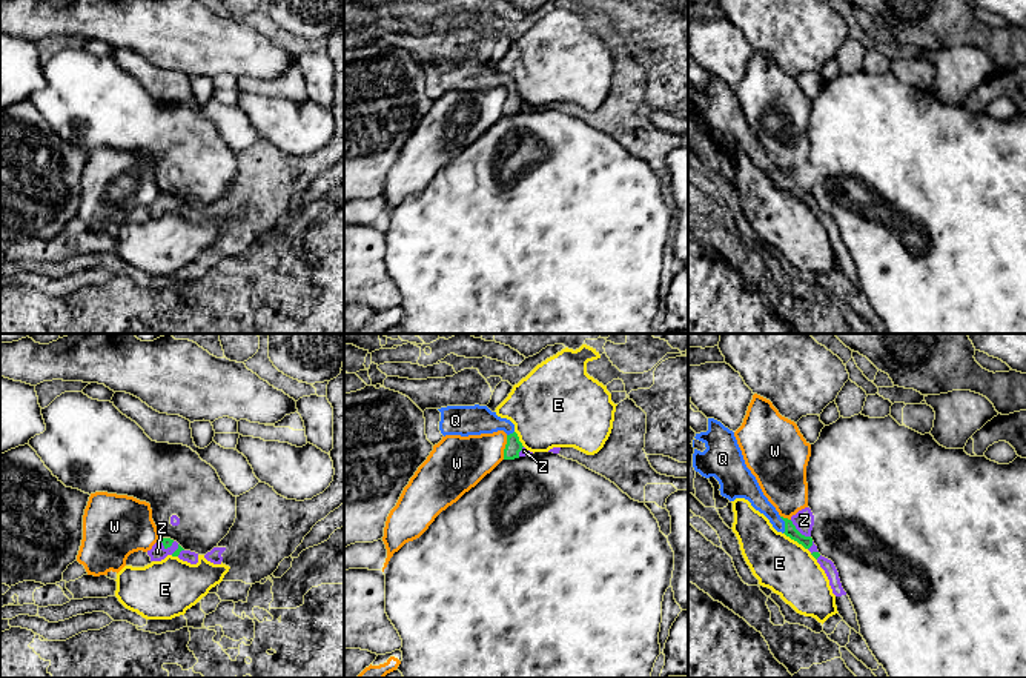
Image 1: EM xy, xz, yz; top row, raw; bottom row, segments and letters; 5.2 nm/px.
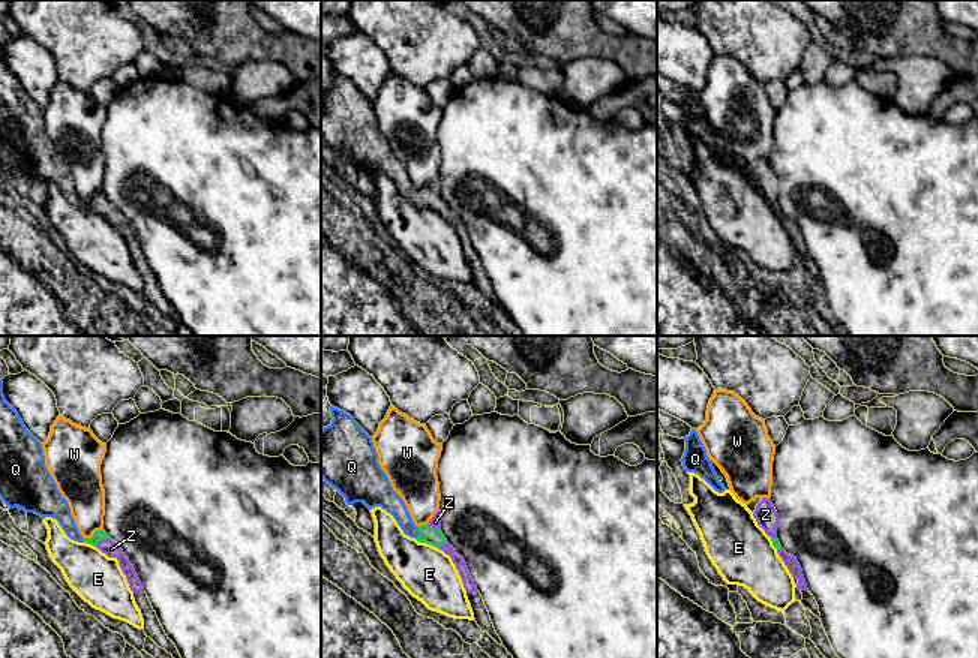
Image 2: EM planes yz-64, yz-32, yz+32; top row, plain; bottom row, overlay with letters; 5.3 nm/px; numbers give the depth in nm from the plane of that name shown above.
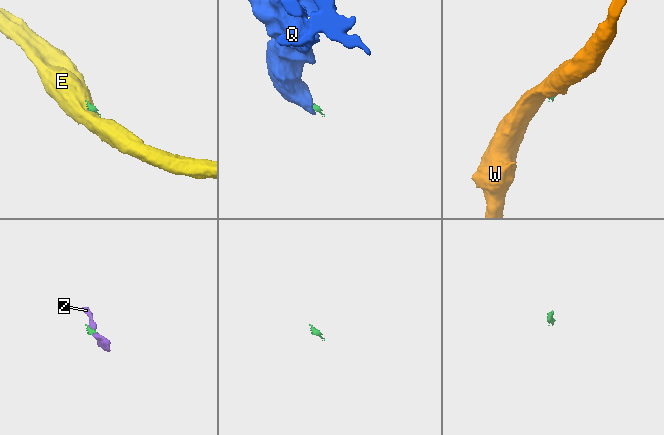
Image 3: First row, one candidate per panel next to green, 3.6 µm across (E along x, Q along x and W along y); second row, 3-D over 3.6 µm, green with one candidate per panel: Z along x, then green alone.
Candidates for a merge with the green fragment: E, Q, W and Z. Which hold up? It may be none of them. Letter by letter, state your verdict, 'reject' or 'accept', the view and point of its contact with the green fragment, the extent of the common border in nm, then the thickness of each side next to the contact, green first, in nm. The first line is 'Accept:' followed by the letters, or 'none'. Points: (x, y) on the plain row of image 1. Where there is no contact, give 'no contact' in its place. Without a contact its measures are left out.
Accept: Q, Z
E: reject; meets green in yz at (796, 196); contact 160 nm long; 60 nm thick on the green side, 280 nm on the other
Q: accept; meets green in yz at (785, 180); contact 90 nm long; 60 nm thick on the green side, 100 nm on the other
W: reject; meets green in xz at (506, 103); contact 130 nm long; 90 nm thick on the green side, 280 nm on the other
Z: accept; meets green in yz at (797, 186); contact 140 nm long; 60 nm thick on the green side, 110 nm on the other

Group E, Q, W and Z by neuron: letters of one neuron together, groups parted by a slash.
E / Q Z / W

